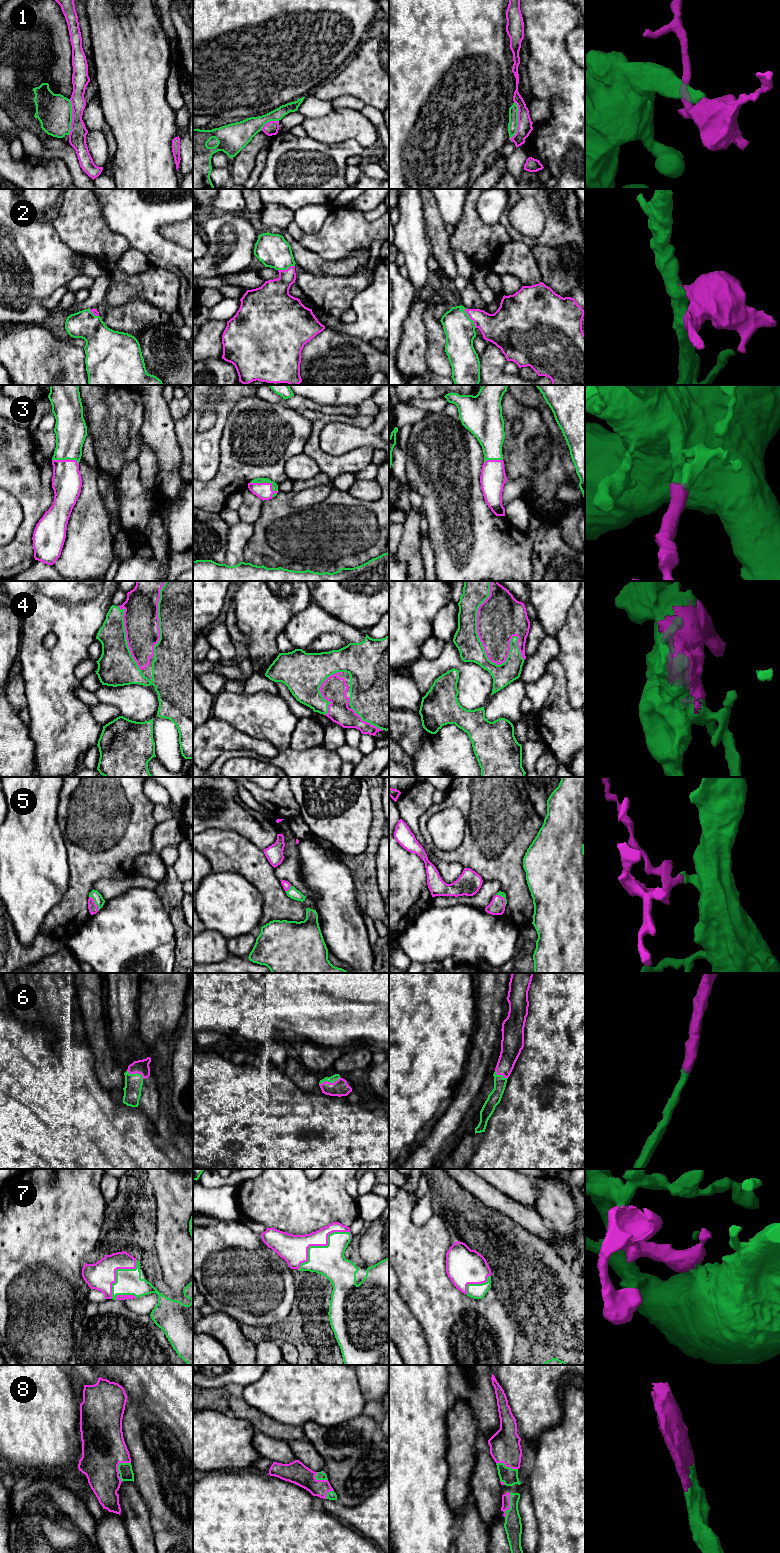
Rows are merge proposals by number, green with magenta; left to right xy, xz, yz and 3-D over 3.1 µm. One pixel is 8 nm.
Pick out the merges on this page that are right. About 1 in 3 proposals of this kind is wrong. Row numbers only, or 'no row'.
2, 3, 4, 5, 6, 7, 8

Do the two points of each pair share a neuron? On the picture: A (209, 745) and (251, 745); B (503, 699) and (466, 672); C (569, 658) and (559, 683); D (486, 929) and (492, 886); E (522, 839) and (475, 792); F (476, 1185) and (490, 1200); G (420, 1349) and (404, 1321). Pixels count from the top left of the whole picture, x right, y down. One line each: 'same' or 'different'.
A: same
B: different
C: different
D: different
E: same
F: same
G: same

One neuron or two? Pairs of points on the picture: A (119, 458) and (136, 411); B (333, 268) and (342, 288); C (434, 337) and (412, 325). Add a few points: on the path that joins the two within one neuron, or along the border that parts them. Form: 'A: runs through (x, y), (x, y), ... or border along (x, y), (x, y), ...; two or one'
A: runs through (131, 446), (133, 444), (135, 423); one
B: border along (359, 269), (355, 273), (348, 275), (314, 274); two
C: border along (424, 310), (423, 323), (426, 332), (426, 356); two

